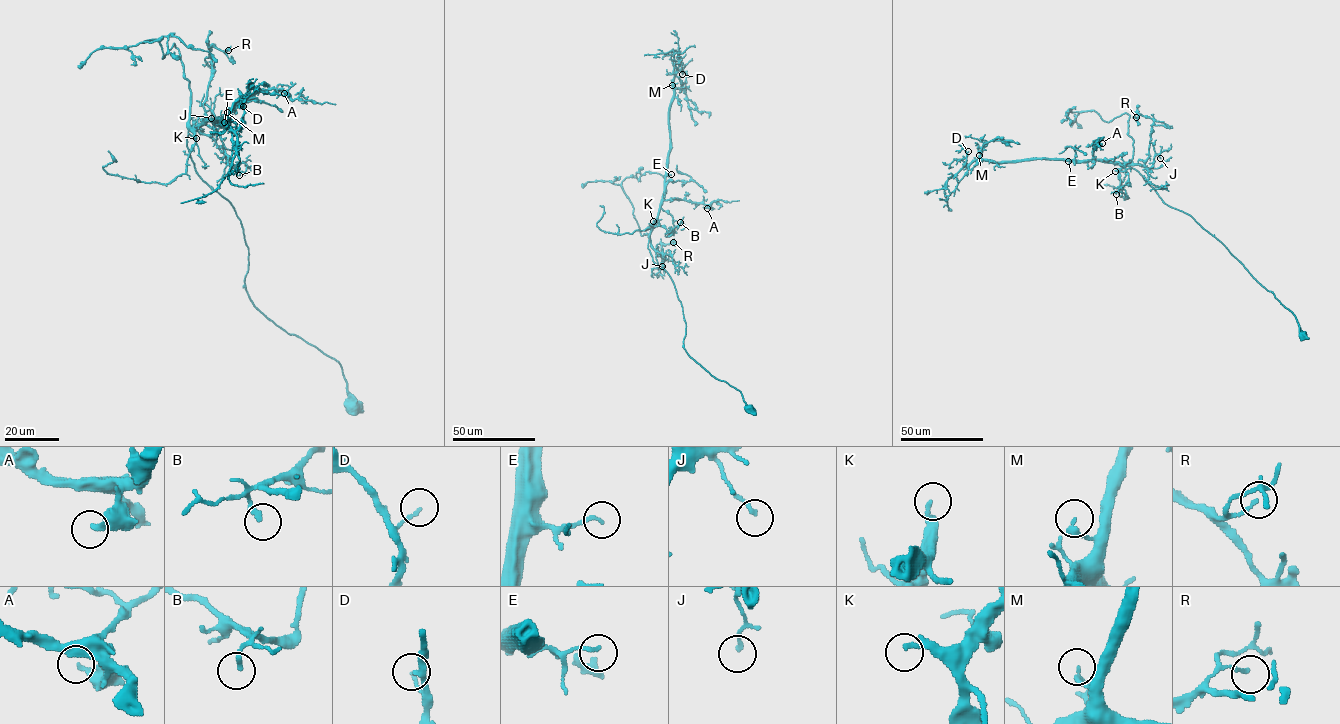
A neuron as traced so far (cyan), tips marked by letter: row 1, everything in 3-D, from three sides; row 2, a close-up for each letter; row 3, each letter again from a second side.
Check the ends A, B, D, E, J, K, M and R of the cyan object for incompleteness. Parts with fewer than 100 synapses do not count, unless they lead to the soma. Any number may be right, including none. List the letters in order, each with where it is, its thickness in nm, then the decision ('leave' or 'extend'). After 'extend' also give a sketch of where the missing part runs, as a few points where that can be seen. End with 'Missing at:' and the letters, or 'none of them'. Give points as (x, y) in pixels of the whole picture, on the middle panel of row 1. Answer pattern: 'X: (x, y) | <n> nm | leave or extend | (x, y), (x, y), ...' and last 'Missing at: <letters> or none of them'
A: (707, 208) | 260 nm | leave
B: (680, 222) | 200 nm | leave
D: (682, 74) | 110 nm | leave
E: (671, 174) | 130 nm | leave
J: (662, 266) | 150 nm | leave
K: (653, 221) | 240 nm | leave
M: (672, 85) | 200 nm | leave
R: (673, 242) | 150 nm | leave
Missing at: none of them

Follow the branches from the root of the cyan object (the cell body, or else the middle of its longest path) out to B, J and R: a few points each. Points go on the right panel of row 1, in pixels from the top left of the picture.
B: (1302, 336), (1295, 316), (1220, 241), (1190, 216), (1165, 204), (1138, 172), (1118, 162), (1128, 181), (1116, 194)
J: (1302, 336), (1295, 316), (1271, 291), (1190, 216), (1165, 204), (1130, 166), (1149, 169), (1155, 155), (1160, 158)
R: (1302, 336), (1295, 316), (1271, 291), (1190, 216), (1165, 204), (1130, 166), (1145, 163), (1153, 123), (1136, 117)

